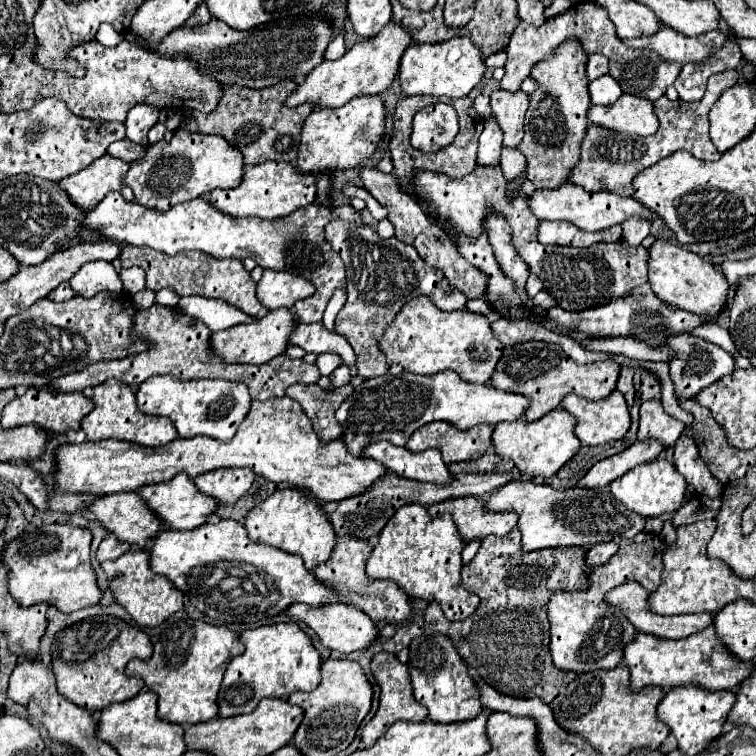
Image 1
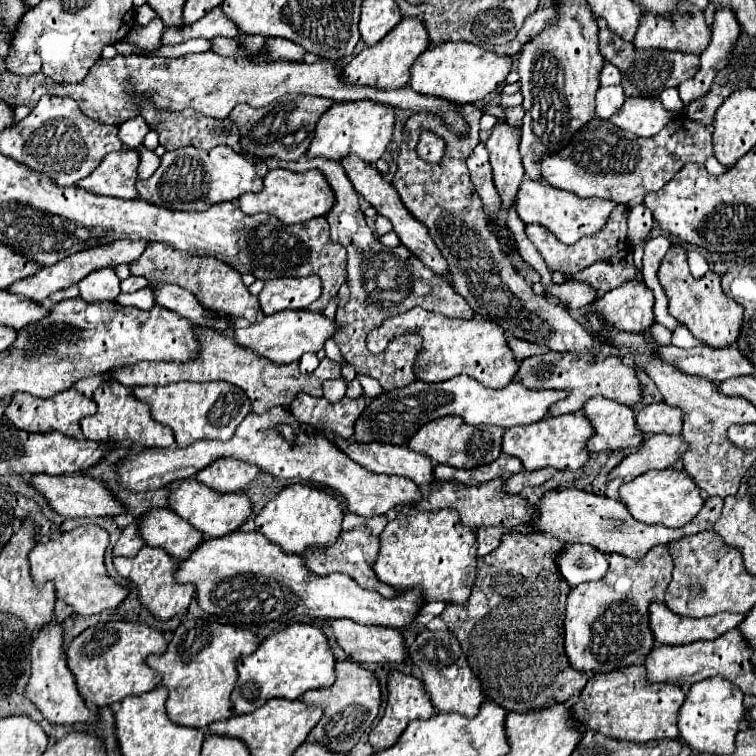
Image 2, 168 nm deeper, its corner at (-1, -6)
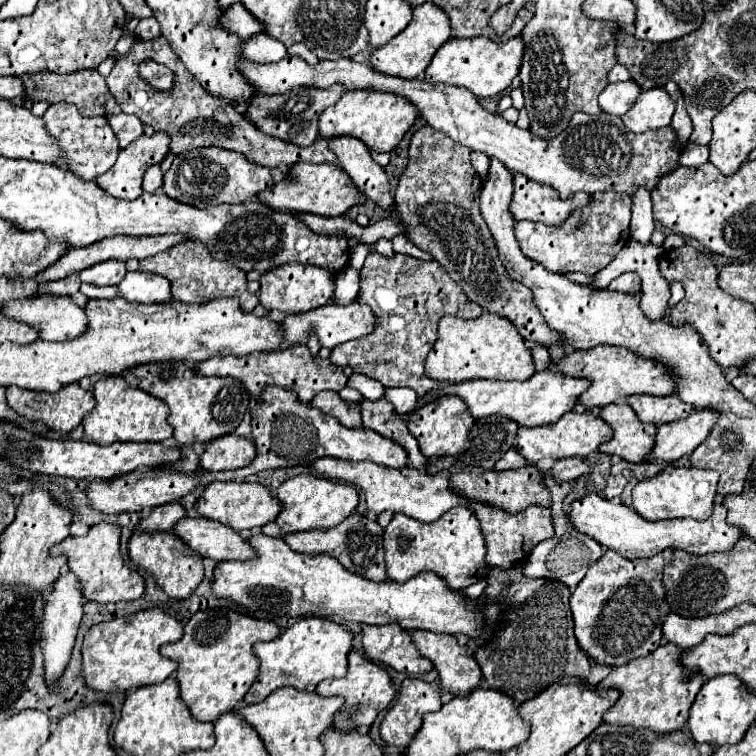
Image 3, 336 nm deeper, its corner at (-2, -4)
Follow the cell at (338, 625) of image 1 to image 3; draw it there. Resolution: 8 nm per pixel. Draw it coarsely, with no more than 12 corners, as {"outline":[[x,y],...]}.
{"outline":[[399,624],[363,626],[373,662],[409,676],[433,670]]}

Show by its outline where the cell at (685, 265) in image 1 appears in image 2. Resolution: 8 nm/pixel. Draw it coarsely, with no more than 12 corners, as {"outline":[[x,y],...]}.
{"outline":[[684,246],[668,248],[658,280],[670,314],[712,348],[736,342],[742,306],[720,276],[690,274]]}

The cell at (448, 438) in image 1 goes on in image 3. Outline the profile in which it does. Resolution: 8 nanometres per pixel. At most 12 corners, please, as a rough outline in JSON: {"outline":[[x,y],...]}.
{"outline":[[459,396],[407,416],[423,456],[493,468],[517,424],[475,418]]}

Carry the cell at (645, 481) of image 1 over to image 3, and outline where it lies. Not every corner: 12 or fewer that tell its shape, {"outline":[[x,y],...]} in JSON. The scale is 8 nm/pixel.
{"outline":[[665,470],[633,488],[651,522],[707,520],[719,472]]}

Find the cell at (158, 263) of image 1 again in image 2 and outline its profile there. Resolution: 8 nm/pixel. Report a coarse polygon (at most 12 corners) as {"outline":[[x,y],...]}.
{"outline":[[148,244],[130,264],[152,286],[178,284],[206,308],[256,322],[258,296],[212,256]]}

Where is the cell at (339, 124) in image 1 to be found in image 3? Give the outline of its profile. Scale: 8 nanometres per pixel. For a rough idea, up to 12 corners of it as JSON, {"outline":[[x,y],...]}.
{"outline":[[347,90],[319,136],[391,152],[419,110],[401,94]]}

